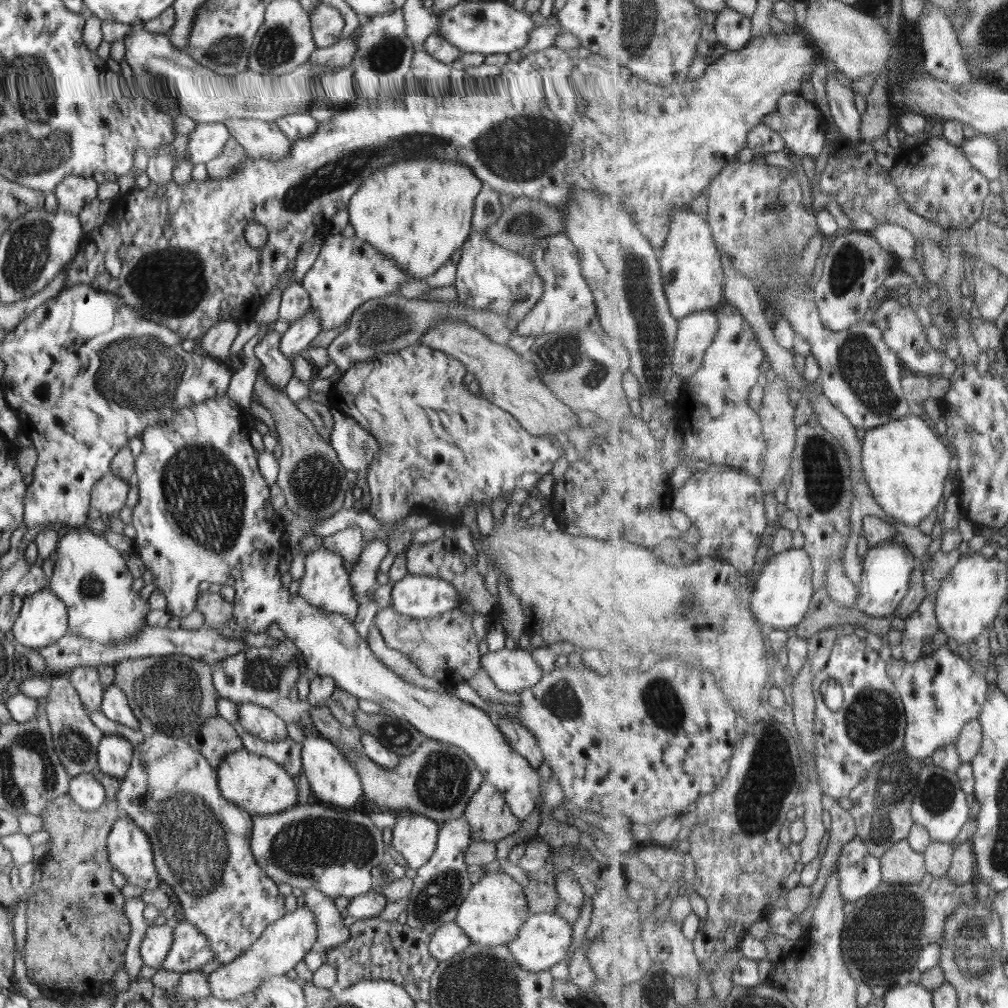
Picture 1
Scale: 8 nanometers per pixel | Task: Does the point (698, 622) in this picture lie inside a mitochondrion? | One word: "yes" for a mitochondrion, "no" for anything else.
yes

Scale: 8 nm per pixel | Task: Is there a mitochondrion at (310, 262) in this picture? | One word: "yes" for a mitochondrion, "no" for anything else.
no

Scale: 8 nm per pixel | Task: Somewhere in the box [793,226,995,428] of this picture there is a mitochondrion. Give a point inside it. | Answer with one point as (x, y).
(859, 364)

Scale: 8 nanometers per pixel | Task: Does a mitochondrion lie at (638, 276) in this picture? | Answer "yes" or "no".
yes

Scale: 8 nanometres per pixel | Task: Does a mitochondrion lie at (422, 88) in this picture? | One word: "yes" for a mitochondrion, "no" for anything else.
no

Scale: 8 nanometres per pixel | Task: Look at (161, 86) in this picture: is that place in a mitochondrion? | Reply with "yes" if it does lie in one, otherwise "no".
yes

